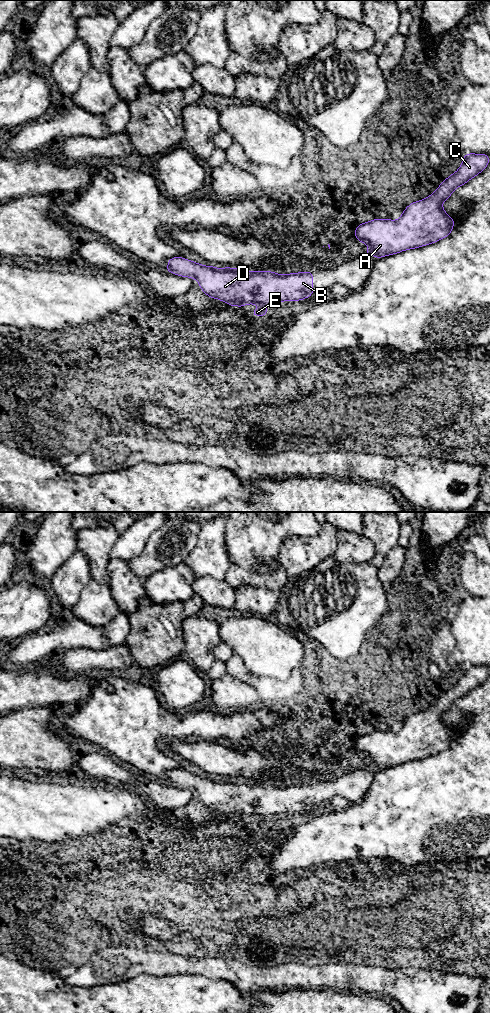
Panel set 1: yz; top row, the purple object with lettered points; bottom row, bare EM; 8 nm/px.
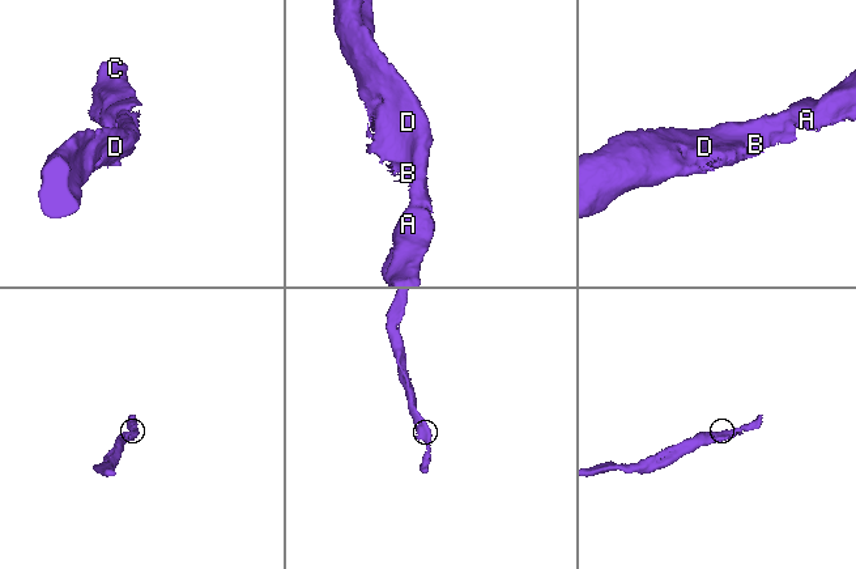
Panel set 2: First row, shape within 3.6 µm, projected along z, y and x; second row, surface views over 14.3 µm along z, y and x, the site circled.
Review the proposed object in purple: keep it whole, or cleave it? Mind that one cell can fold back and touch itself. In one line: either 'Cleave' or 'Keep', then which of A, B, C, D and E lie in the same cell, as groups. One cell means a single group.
Keep. Groups: A B C D E

